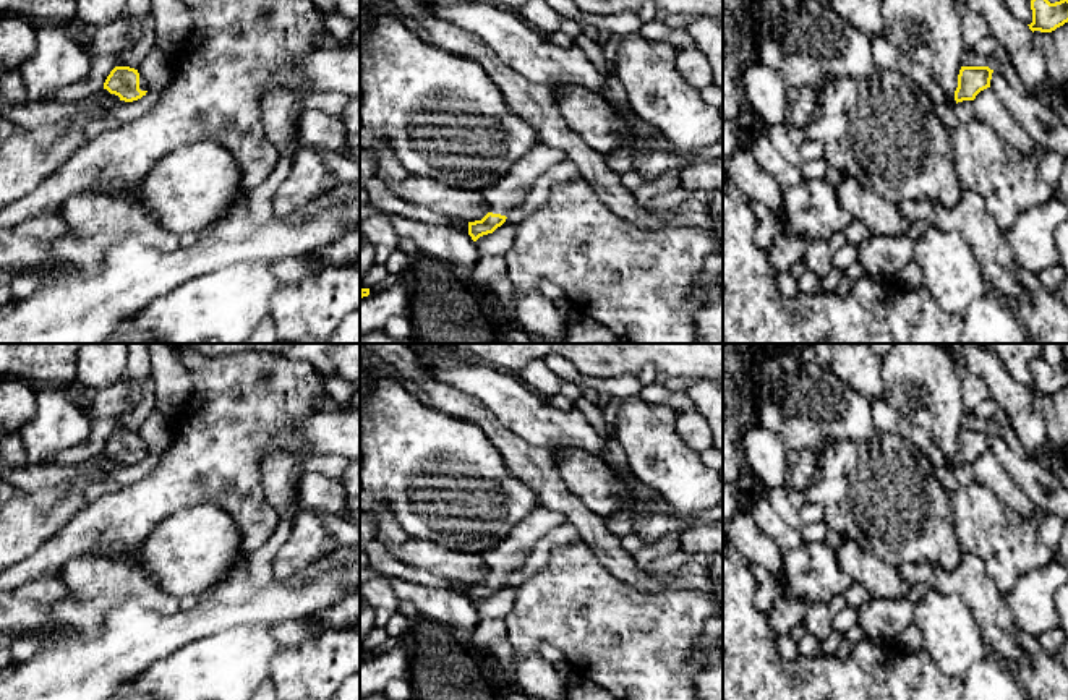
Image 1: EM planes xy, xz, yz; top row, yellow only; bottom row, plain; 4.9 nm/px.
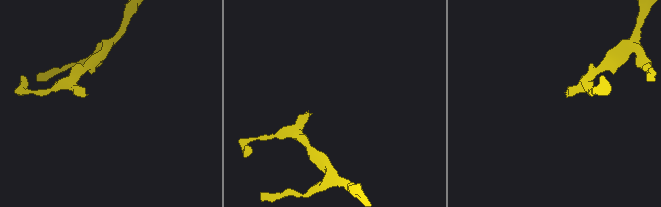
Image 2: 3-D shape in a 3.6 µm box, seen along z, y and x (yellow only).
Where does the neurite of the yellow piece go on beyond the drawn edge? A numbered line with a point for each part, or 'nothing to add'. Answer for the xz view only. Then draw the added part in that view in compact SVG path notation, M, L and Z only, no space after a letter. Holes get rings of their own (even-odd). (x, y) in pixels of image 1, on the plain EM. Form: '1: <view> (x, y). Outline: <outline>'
1: xz (511, 553). Outline: M545 506L532 509L504 540L481 554L489 567L489 575L507 578L528 562L535 544L543 536L566 522L567 519L562 514L549 510Z

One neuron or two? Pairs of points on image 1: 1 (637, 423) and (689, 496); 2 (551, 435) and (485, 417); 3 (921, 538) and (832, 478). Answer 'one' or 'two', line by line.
1: one
2: two
3: one

